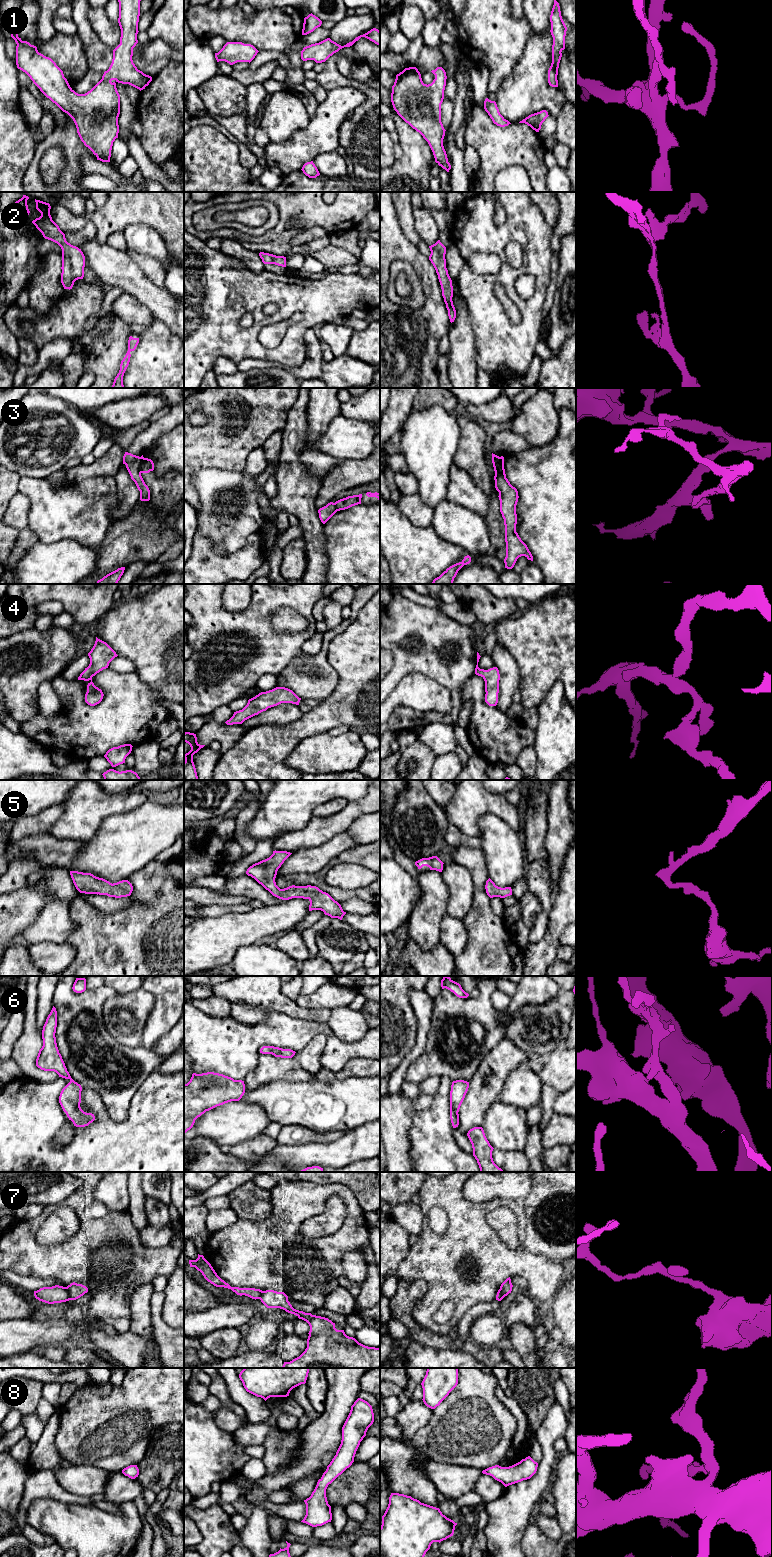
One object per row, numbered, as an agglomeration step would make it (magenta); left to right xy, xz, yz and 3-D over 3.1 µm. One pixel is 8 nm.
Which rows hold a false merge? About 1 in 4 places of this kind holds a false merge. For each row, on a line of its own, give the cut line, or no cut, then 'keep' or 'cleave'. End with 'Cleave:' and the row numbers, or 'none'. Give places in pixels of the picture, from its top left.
1: no cut; keep
2: no cut; keep
3: cut in yz along (499, 457), (499, 470), (495, 473); cleave
4: no cut; keep
5: no cut; keep
6: no cut; keep
7: cut in xy along (65, 1287), (70, 1299); cleave
8: no cut; keep
Cleave: 3, 7

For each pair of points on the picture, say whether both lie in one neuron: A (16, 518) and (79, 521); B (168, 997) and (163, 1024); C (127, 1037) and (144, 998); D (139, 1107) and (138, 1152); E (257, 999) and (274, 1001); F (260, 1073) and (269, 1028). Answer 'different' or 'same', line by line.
A: different
B: same
C: same
D: same
E: same
F: different

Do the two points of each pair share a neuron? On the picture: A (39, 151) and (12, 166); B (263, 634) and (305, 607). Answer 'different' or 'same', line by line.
A: different
B: same

